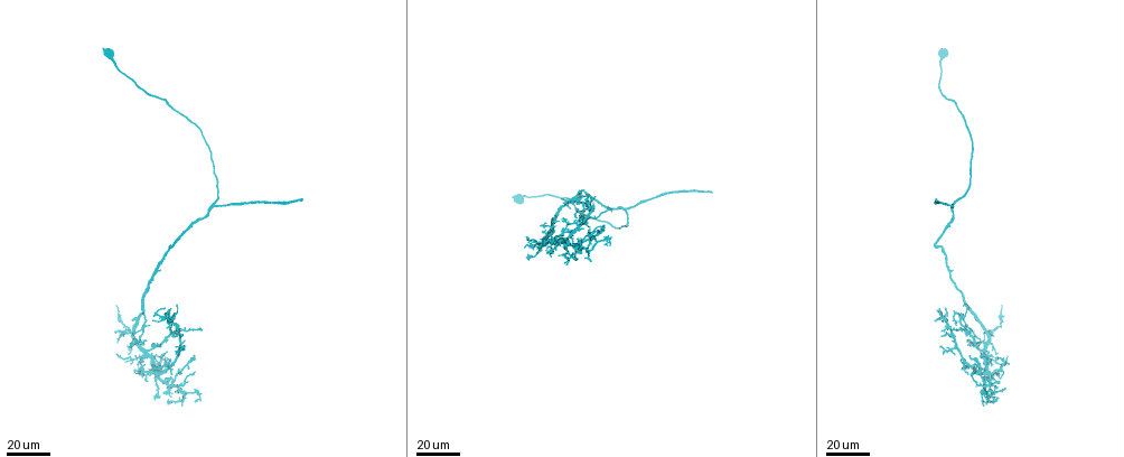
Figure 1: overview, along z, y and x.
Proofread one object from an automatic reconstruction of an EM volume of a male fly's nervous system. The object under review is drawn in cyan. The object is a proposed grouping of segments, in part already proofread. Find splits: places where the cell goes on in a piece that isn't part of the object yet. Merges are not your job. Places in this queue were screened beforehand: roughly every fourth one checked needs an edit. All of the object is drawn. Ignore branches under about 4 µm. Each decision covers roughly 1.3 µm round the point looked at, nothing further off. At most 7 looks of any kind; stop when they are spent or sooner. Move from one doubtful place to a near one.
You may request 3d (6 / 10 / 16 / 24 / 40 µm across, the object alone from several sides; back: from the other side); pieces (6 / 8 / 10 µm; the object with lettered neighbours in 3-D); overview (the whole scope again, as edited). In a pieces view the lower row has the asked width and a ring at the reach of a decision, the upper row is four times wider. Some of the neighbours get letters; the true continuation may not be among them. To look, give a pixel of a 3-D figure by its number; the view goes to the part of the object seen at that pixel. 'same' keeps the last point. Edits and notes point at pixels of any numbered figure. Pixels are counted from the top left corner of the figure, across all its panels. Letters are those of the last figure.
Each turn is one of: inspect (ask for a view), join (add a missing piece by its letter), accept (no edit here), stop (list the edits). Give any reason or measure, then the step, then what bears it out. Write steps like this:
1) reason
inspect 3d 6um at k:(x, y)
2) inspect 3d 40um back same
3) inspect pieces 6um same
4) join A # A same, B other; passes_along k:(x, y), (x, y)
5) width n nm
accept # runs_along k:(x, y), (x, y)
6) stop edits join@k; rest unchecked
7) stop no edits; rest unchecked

free end
inspect 3d 40um at 1:(168, 312)

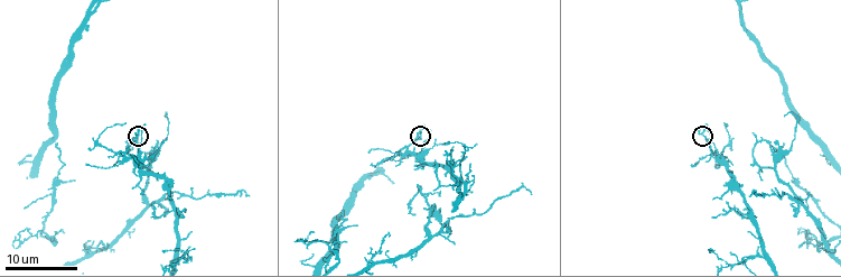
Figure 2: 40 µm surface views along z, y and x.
inspect pieces 6um at 2:(139, 129)

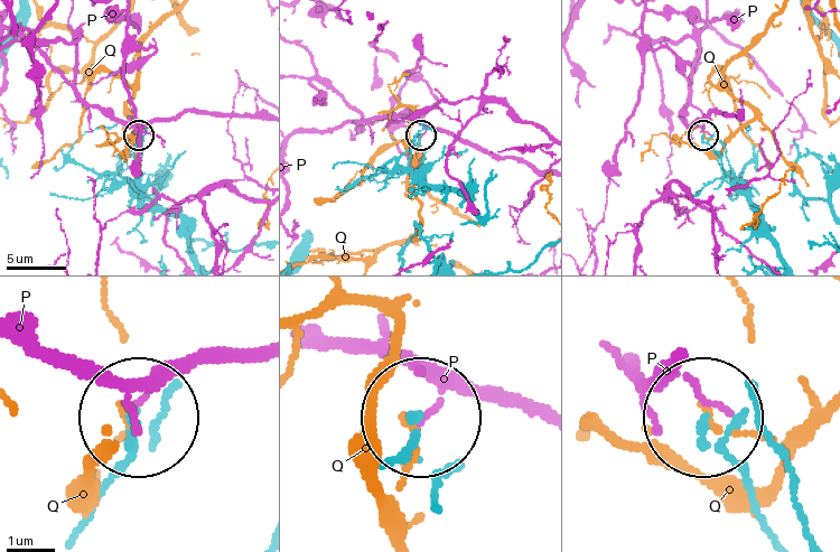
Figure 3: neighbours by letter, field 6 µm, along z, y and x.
accept # P other, Q other; runs_along 3:(431, 504), (419, 420); none of them fits

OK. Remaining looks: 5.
tapers out
inspect 3d 40um at 1:(572, 255)

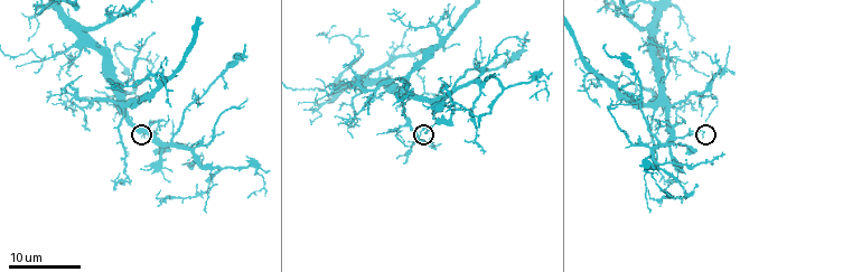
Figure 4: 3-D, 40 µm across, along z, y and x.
inspect pieces 6um at 4:(701, 135)

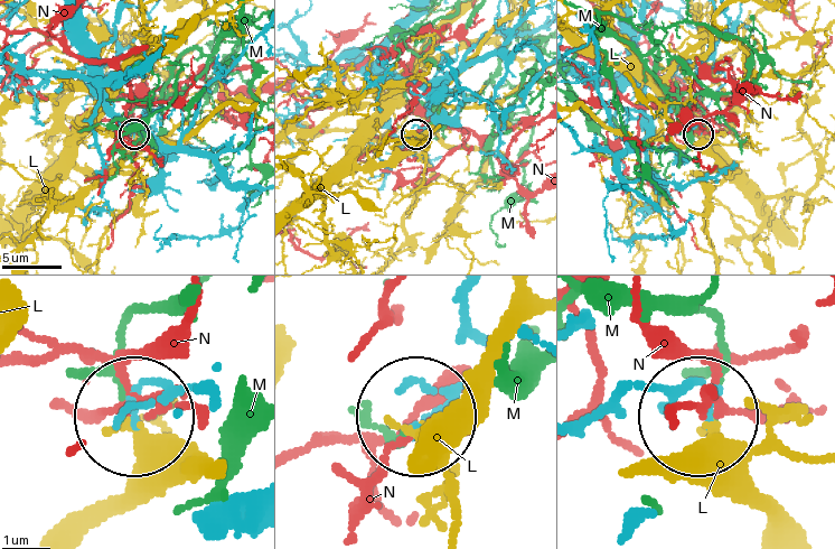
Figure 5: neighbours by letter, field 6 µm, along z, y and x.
accept # L other, M other, N other; no lettered piece goes on from it

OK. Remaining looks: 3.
branch stops here
inspect 3d 24um at 4:(603, 46)

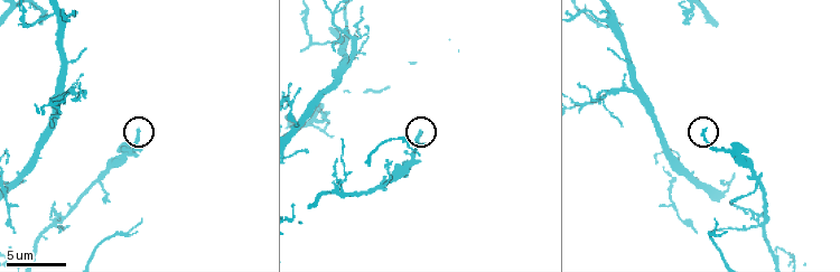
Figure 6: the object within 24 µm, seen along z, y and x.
inspect pieces 10um at 6:(706, 129)

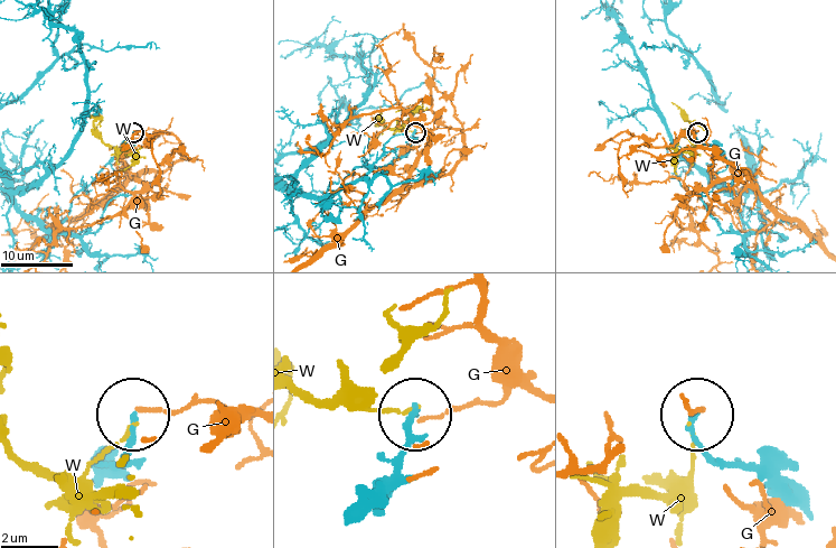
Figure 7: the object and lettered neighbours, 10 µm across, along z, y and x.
width 190 nm
accept # G other, W other; none of them fits

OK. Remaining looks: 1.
stop no edits; rest unchecked

